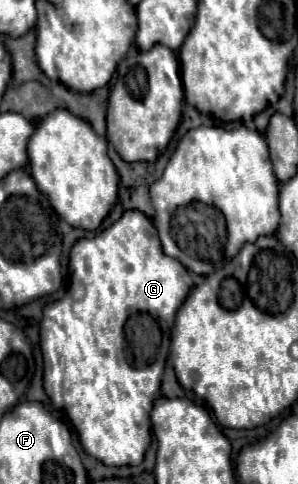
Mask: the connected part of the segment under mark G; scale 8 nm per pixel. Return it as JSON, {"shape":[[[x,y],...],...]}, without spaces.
{"shape":[[[124,211],[124,215],[102,233],[80,239],[69,257],[70,282],[65,296],[46,305],[40,321],[40,347],[44,358],[43,385],[56,409],[64,409],[78,431],[80,443],[88,455],[104,465],[140,465],[150,445],[150,411],[160,391],[164,361],[148,367],[130,367],[124,357],[124,323],[130,313],[150,313],[164,333],[174,327],[178,307],[184,303],[192,277],[188,269],[174,257],[166,257],[156,227],[140,211]]]}

